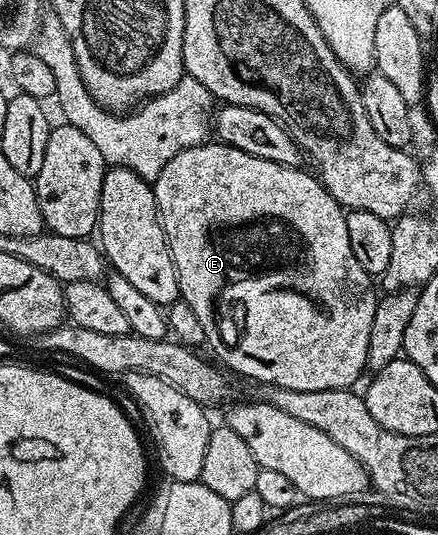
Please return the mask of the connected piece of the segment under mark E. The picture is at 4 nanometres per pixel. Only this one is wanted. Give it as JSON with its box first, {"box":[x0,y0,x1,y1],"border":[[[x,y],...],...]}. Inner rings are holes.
{"box":[153,140,377,392],"border":[[[206,140],[200,146],[178,152],[173,160],[161,169],[160,176],[154,180],[153,185],[159,218],[163,221],[163,231],[177,272],[180,299],[189,304],[189,308],[193,308],[197,320],[201,320],[201,328],[205,328],[206,345],[215,349],[216,356],[220,358],[218,361],[228,371],[236,370],[247,378],[256,378],[259,384],[301,392],[346,390],[356,385],[354,382],[362,376],[363,370],[368,369],[369,331],[373,328],[377,293],[375,294],[374,288],[371,287],[372,275],[367,274],[354,255],[346,227],[347,215],[344,207],[340,206],[337,200],[333,200],[333,196],[314,173],[306,174],[299,166],[286,166],[273,160],[249,156],[249,152],[241,152],[218,140]]]}

